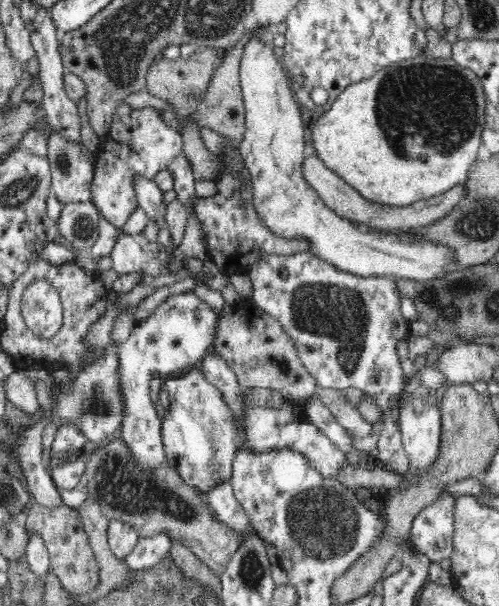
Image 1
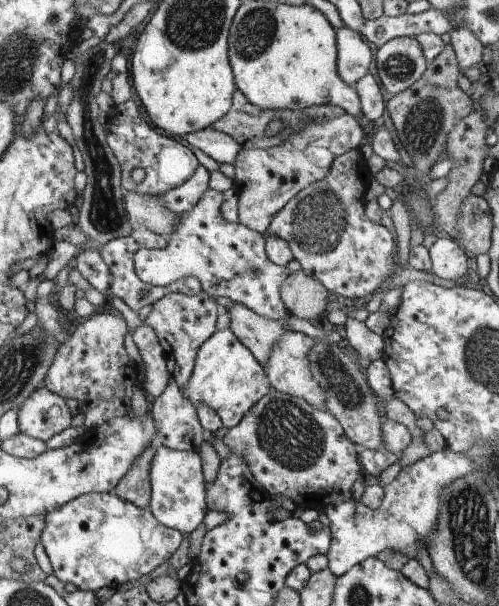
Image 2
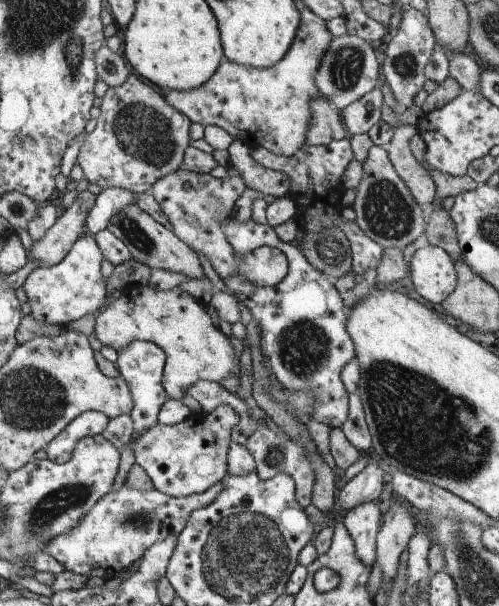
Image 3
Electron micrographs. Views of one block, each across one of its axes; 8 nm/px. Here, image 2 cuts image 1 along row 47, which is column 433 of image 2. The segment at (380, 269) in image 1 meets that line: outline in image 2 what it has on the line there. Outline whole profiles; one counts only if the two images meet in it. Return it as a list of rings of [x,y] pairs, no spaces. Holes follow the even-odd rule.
[[[441,234],[429,248],[429,255],[431,272],[436,276],[461,283],[468,281],[472,259],[455,239]]]

